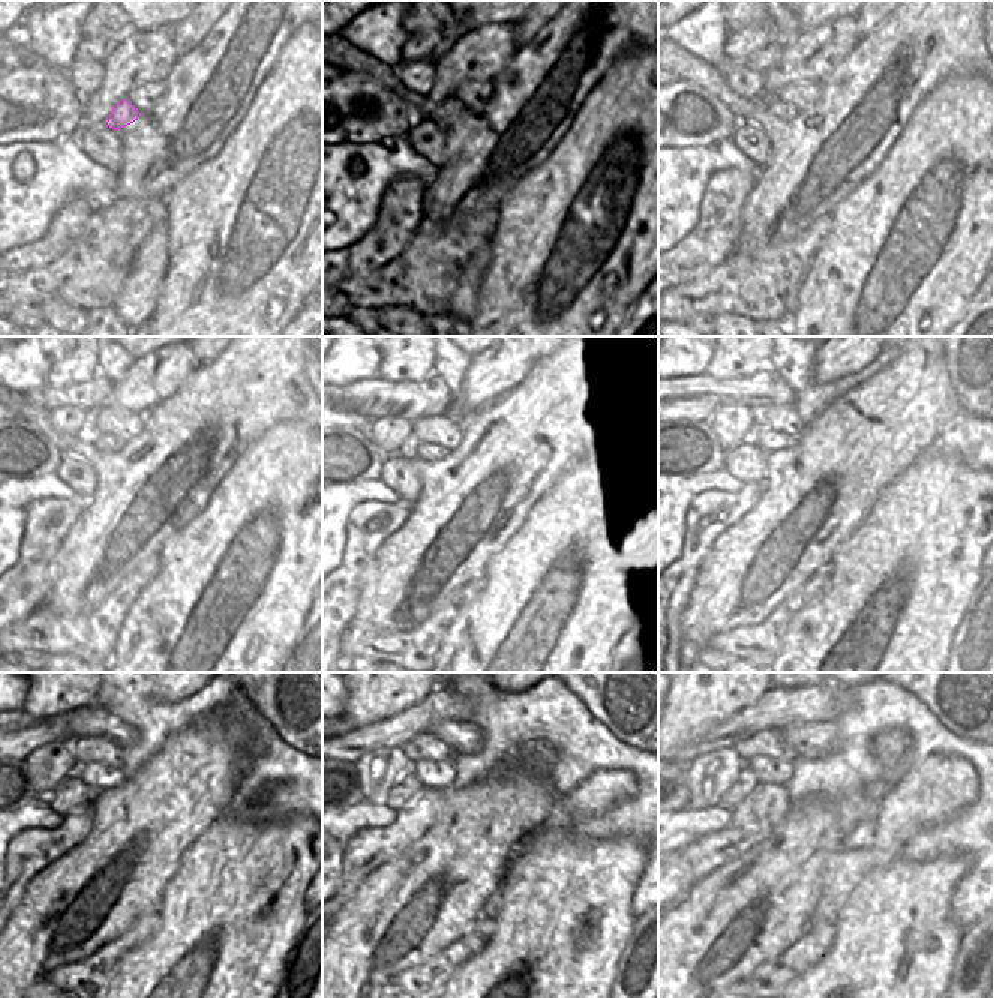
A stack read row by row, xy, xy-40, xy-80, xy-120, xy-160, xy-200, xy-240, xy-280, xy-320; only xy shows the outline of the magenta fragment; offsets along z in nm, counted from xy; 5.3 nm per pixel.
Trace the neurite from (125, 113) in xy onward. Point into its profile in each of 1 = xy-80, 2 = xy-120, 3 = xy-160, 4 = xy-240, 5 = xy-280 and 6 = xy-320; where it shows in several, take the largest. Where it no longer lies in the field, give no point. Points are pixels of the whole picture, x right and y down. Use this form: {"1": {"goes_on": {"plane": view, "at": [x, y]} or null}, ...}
{"1": {"goes_on": {"plane": "xy-80", "at": [783, 110]}}, "2": {"goes_on": {"plane": "xy-120", "at": [105, 443]}}, "3": {"goes_on": {"plane": "xy-160", "at": [450, 440]}}, "4": {"goes_on": {"plane": "xy-240", "at": [96, 776]}}, "5": {"goes_on": {"plane": "xy-280", "at": [432, 775]}}, "6": {"goes_on": {"plane": "xy-320", "at": [765, 770]}}}

